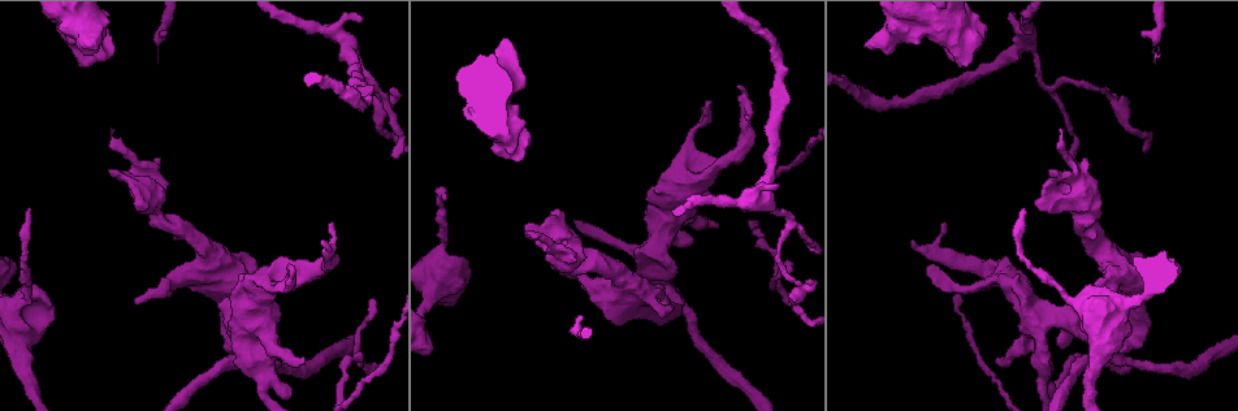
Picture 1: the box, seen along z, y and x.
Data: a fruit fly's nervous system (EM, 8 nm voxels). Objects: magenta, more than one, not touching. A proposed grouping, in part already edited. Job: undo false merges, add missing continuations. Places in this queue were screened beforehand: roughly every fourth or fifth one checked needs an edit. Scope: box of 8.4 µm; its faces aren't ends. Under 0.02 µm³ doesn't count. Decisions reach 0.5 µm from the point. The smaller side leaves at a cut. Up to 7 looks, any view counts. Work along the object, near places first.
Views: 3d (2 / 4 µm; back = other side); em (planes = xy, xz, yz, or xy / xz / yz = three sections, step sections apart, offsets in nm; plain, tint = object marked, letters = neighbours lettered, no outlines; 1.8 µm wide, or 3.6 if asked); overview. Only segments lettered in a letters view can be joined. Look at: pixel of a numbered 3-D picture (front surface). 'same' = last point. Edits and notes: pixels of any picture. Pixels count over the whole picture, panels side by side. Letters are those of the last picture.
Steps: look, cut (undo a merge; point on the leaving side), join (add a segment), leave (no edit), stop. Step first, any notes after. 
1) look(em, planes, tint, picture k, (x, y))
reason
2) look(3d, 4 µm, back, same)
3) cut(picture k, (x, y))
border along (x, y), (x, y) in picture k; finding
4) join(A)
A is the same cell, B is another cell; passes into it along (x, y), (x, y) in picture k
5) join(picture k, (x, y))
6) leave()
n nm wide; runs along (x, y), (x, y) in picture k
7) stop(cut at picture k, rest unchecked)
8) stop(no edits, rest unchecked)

look(em, planes, letters, picture 1, (47, 306))
touches itself

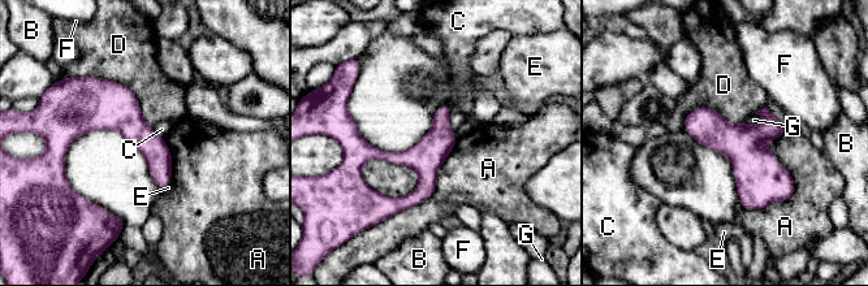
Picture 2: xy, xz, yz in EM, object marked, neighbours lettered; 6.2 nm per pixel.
leave()
A, B, C, D, E, F and G are other cells; one neuron here

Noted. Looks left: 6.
look(em, xy, step 4, letters, picture 1, (134, 303))
free end

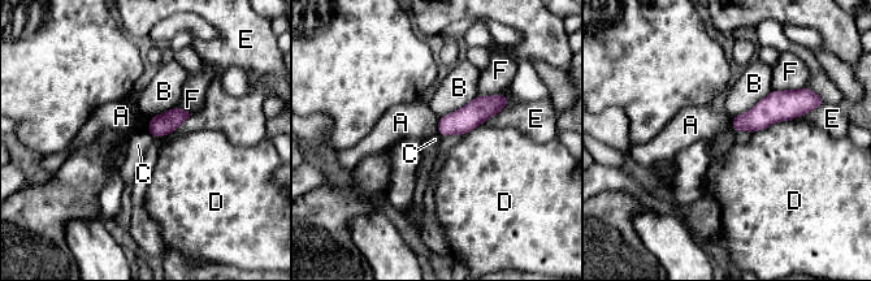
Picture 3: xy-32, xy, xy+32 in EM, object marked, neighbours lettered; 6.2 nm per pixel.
look(em, planes, letters, same)
cut it another way

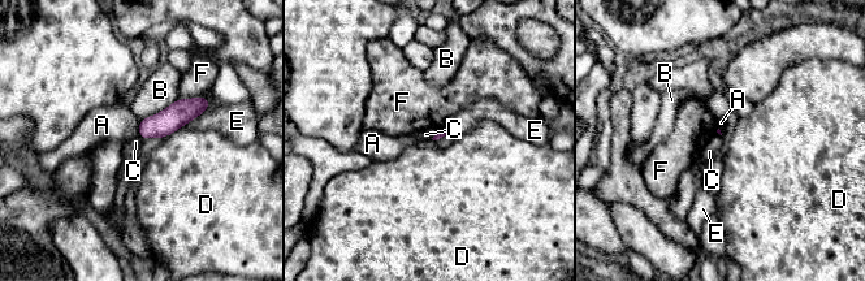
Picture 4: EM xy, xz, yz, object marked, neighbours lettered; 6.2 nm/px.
leave()
A, B, C, D, E and F are other cells; runs along (206, 103), (142, 134) in picture 4; no lettered segment goes on from it

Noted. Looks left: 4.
look(em, planes, tint, picture 1, (1122, 353))
a fork

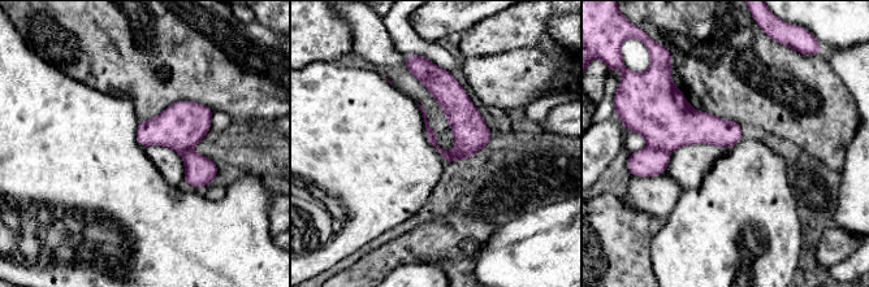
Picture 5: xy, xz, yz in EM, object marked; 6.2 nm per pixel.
look(em, planes, letters, same)
see the neighbours

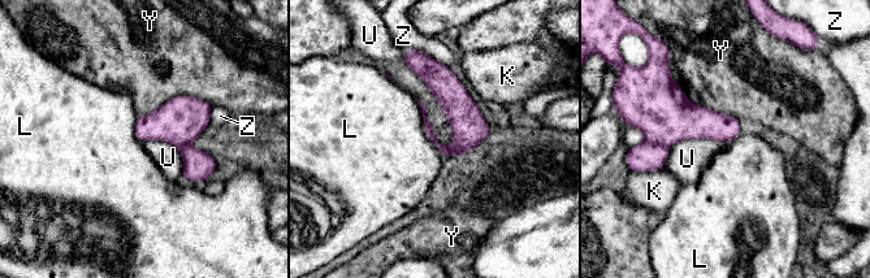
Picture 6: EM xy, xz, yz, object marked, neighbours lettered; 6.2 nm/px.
cut(picture 6, (645, 157))
U touches over 650 nm; K, L, U, Y and Z are other cells; a second neuron is stuck on

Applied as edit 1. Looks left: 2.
stop(cut at picture 6, rest unchecked)

